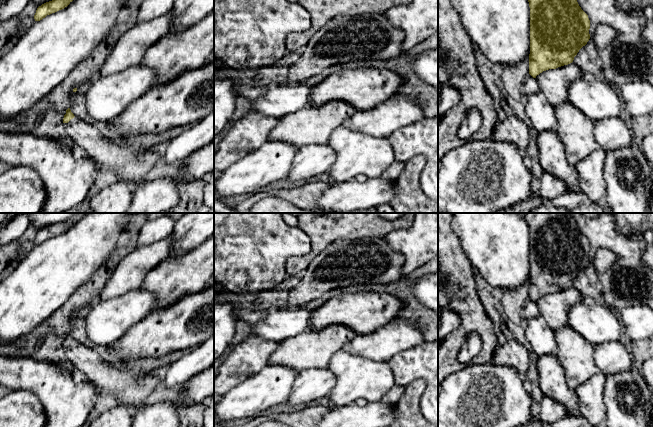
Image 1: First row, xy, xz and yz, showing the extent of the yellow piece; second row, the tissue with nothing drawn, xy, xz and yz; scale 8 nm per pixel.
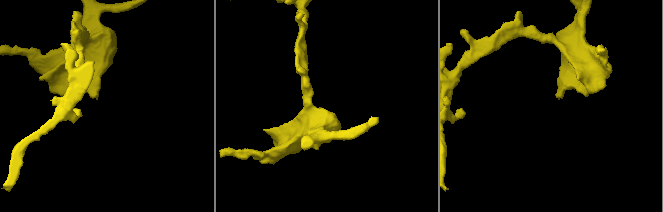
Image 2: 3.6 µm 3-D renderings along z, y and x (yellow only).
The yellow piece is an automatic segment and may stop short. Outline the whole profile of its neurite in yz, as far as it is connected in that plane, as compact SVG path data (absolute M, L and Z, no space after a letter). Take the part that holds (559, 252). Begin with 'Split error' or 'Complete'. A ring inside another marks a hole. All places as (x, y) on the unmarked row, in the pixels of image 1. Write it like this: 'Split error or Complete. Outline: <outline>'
Complete. Outline: M524 213L523 217L530 231L529 298L536 302L543 295L573 286L590 263L590 244L568 213Z

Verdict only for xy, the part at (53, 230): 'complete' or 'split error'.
complete

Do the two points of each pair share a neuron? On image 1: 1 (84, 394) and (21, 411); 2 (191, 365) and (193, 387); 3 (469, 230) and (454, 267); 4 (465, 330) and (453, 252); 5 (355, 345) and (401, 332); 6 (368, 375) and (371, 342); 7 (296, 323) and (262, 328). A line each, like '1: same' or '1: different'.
1: different
2: different
3: different
4: same
5: same
6: different
7: same

